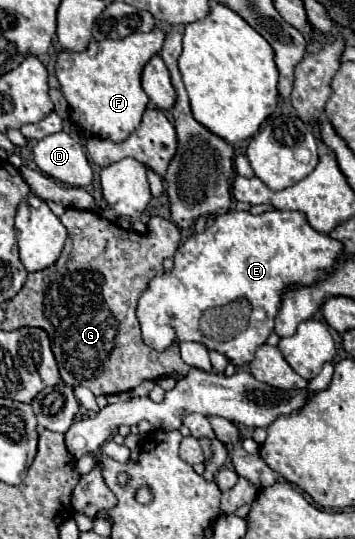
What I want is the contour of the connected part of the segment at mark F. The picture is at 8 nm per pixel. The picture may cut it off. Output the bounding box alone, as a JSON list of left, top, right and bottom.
[56,27,166,143]

